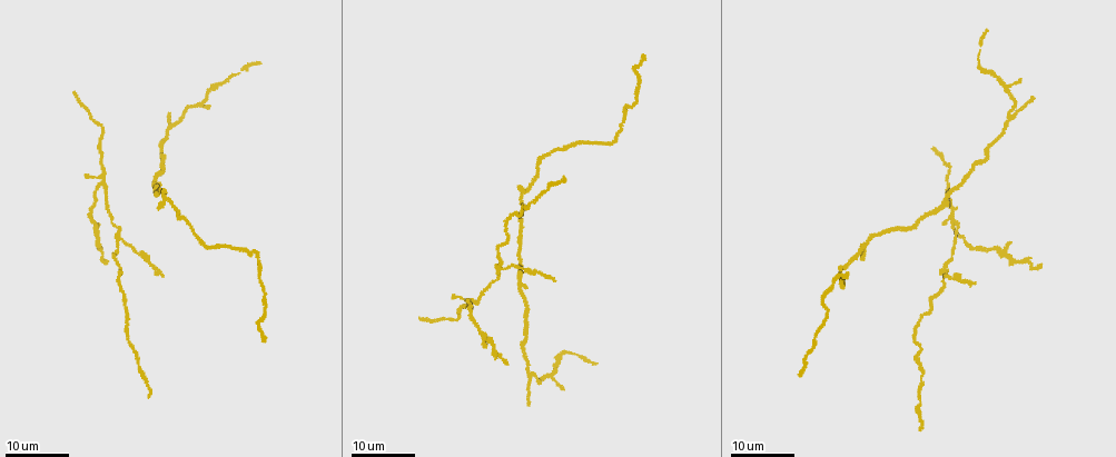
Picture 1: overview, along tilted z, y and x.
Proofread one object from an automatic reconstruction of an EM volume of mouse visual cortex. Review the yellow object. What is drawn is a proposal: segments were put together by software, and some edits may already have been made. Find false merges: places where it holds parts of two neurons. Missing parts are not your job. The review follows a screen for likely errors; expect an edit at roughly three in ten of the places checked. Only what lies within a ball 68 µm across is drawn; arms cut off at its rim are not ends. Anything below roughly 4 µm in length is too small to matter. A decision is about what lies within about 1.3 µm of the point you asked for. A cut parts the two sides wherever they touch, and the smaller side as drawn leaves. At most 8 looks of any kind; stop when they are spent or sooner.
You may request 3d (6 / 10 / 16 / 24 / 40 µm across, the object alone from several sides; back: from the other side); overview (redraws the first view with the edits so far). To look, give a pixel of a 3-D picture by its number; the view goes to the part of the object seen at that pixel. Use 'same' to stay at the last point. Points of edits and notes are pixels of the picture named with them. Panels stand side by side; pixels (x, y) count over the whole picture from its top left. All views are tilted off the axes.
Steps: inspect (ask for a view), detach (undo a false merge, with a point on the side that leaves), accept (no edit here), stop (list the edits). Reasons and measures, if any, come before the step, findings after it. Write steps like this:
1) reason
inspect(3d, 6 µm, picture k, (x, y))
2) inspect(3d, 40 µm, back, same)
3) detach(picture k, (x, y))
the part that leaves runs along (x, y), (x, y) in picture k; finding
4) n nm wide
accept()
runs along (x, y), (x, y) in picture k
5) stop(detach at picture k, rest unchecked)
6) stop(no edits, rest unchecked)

four or more arms meet
inspect(3d, 16 µm, picture 1, (122, 238))

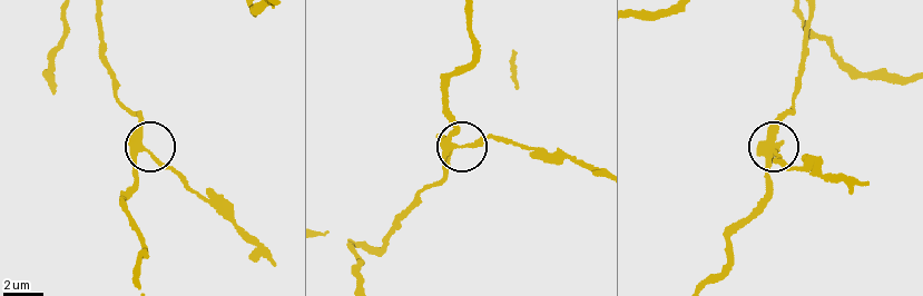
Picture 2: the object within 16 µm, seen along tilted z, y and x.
inspect(3d, 10 µm, picture 2, (455, 144))

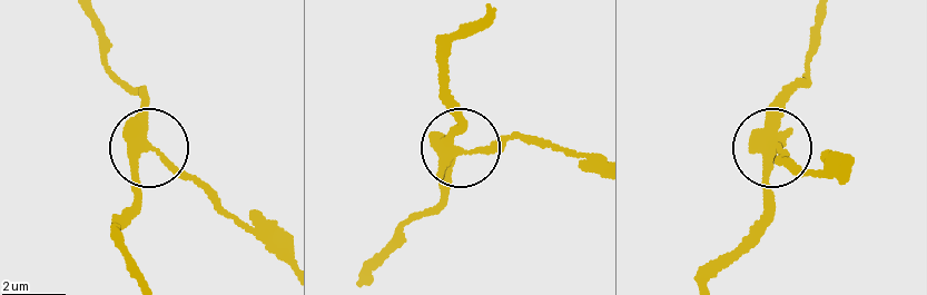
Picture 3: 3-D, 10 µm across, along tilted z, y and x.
5 arms
detach(picture 3, (177, 169))
the part that leaves runs along (138, 139), (284, 248) in picture 3; two neurons meet here

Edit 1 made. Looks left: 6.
three arms meet
inspect(3d, 16 µm, picture 1, (520, 286))

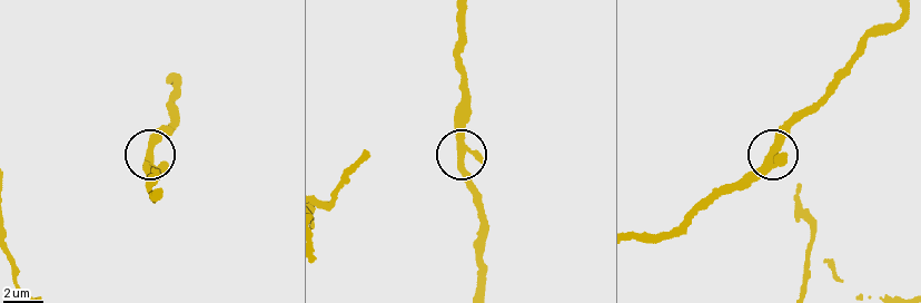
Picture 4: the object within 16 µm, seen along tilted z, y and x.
zoom in
inspect(3d, 6 µm, picture 4, (458, 152))

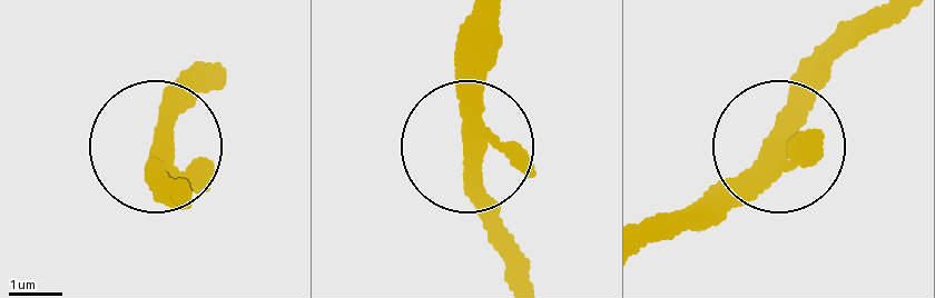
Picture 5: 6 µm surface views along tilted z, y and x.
side arm 41 µm
accept()
runs along (482, 9), (464, 110), (483, 218) in picture 5; all the same neuron

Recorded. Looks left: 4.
inspect(3d, 24 µm, picture 1, (105, 186))

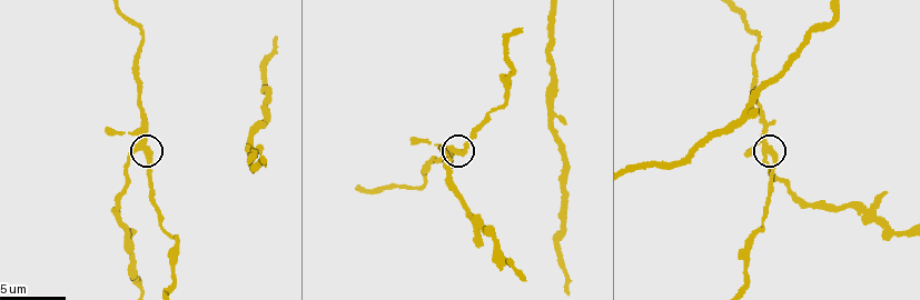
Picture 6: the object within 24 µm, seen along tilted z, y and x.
inspect(3d, 6 µm, picture 6, (457, 151))

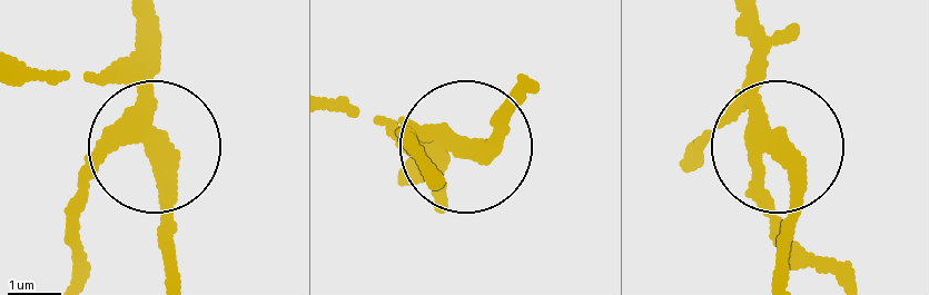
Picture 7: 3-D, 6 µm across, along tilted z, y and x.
320 nm wide
detach(picture 7, (79, 185))
the part that leaves runs along (129, 127), (78, 200), (75, 269) in picture 7; two neurons meet here

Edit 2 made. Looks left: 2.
three-way junction
inspect(3d, 24 µm, picture 1, (530, 375))

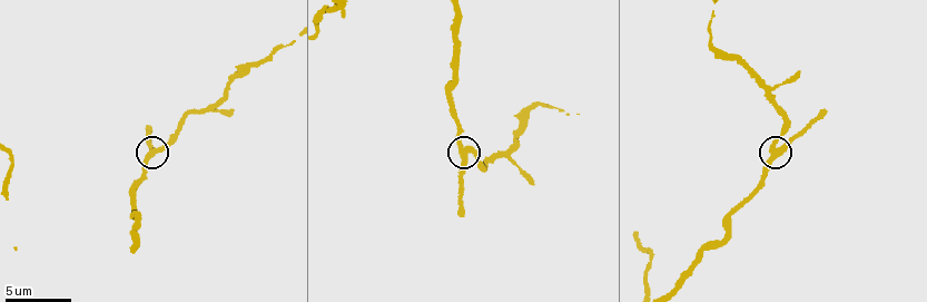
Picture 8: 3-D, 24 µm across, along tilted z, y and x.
zoom in
inspect(3d, 10 µm, picture 8, (156, 152))

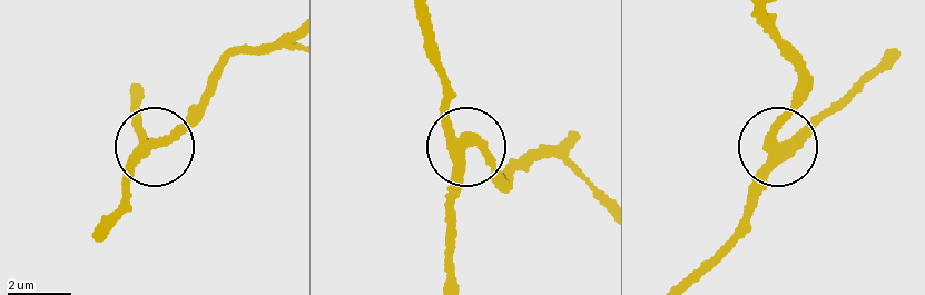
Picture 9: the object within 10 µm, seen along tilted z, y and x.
side arm 5 µm; 3 arms
accept()
one neuron here

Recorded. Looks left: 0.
stop(detach at picture 3, detach at picture 7, rest unchecked)

